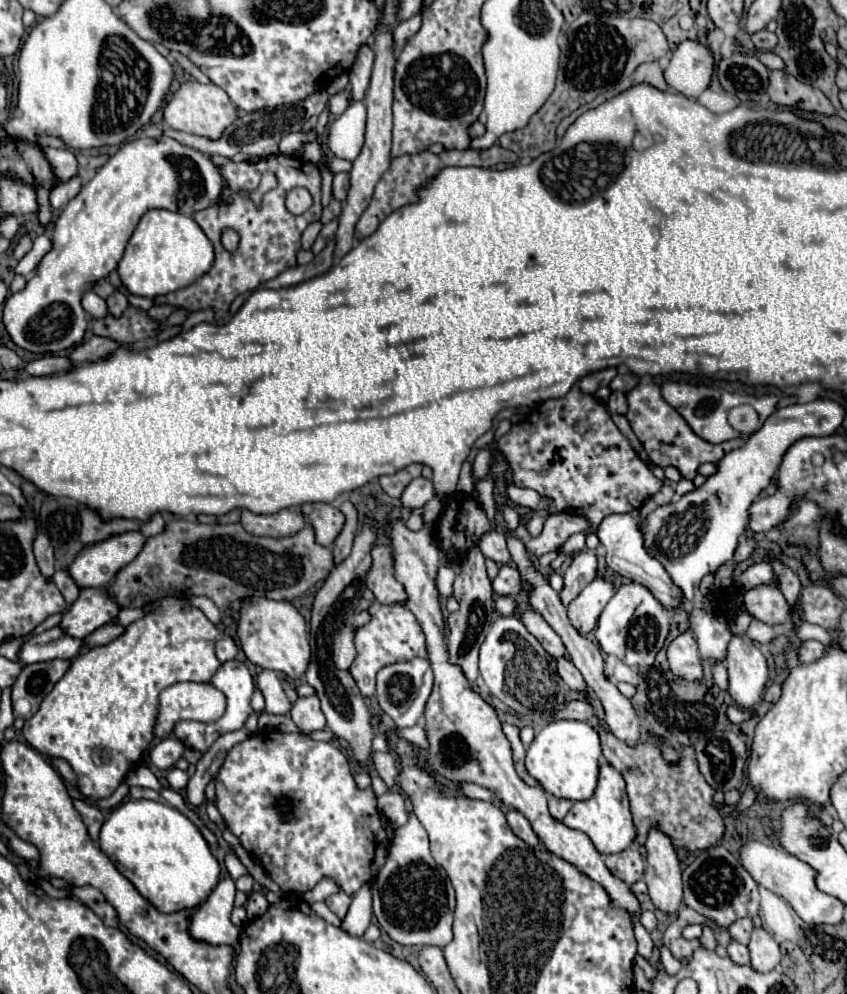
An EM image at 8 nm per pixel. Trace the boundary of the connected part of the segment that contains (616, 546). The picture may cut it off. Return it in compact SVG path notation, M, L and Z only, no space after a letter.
M607 515L607 519L603 519L603 523L599 523L597 527L597 537L607 551L607 565L613 571L633 579L635 583L645 585L655 595L655 599L659 599L667 607L677 607L683 601L683 593L673 585L671 577L661 567L661 563L655 557L647 555L641 523L633 515Z

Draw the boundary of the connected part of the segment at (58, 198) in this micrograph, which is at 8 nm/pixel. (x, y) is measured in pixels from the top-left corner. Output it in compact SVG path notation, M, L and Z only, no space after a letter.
M73 177L69 179L67 183L59 183L51 189L49 193L49 203L53 209L63 209L81 189L81 179L79 177Z

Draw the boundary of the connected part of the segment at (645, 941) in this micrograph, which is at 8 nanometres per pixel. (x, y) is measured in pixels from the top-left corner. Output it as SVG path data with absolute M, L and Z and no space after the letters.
M639 915L635 917L635 939L639 943L639 955L645 957L647 961L653 957L653 941L651 941L651 935L645 931L645 927L641 925L639 921Z

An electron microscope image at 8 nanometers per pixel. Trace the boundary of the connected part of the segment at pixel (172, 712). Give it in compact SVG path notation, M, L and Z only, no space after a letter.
M175 683L161 691L159 695L159 711L155 719L155 737L163 739L173 733L177 721L199 721L199 723L213 723L225 713L225 695L213 687L211 683Z

